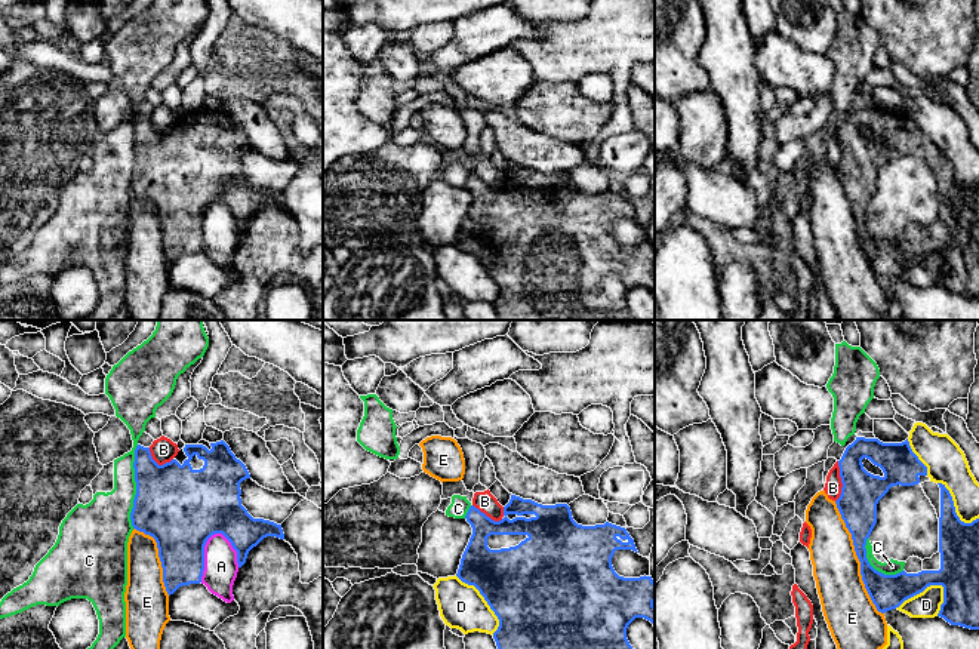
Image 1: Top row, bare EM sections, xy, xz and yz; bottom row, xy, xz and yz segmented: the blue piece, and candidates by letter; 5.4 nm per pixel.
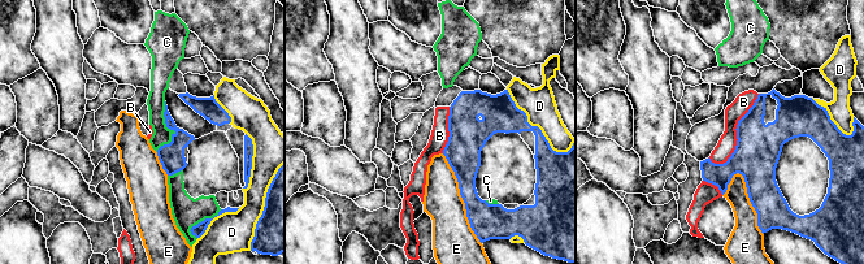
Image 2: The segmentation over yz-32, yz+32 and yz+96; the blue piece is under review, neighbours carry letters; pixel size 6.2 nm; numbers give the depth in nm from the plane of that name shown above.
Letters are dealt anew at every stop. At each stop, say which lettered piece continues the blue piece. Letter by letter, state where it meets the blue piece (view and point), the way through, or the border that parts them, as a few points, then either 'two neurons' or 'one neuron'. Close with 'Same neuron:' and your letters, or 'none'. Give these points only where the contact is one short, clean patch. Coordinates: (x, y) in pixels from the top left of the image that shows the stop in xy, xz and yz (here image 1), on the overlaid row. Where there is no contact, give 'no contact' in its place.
A: xy (203, 554) | two neurons
B: yz (841, 482) | two neurons
C: xy (137, 486) | two neurons
D: yz (919, 593) | two neurons
E: yz (858, 557) | two neurons
Same neuron: none

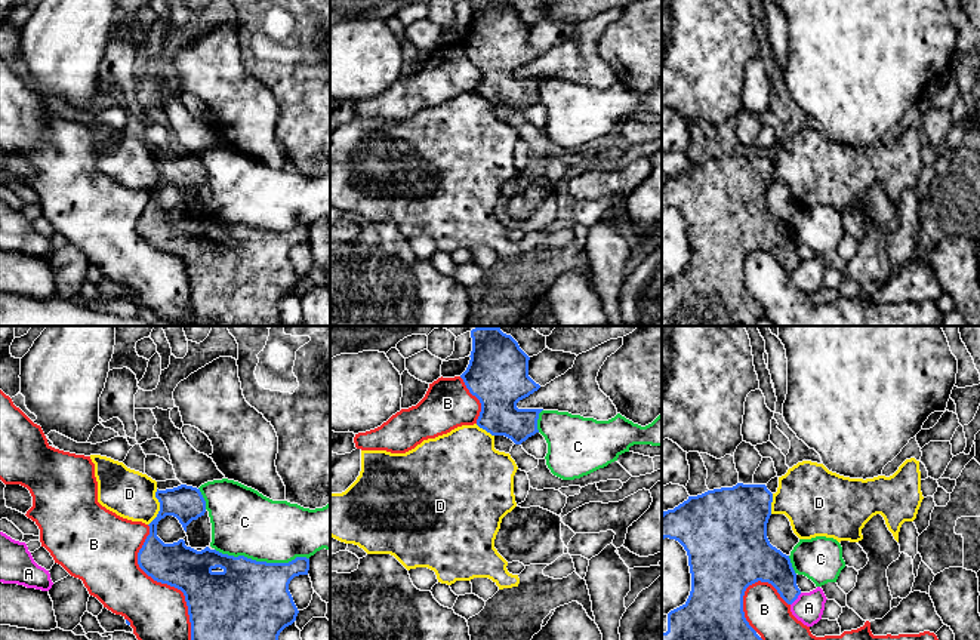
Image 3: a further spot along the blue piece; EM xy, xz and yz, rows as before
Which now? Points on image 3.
A: yz (797, 597) | two neurons
B: xy (163, 582) | two neurons
C: xy (262, 562) | two neurons
D: xy (160, 507) | along xy (157, 489), (159, 513), (148, 525) | two neurons
Same neuron: none

